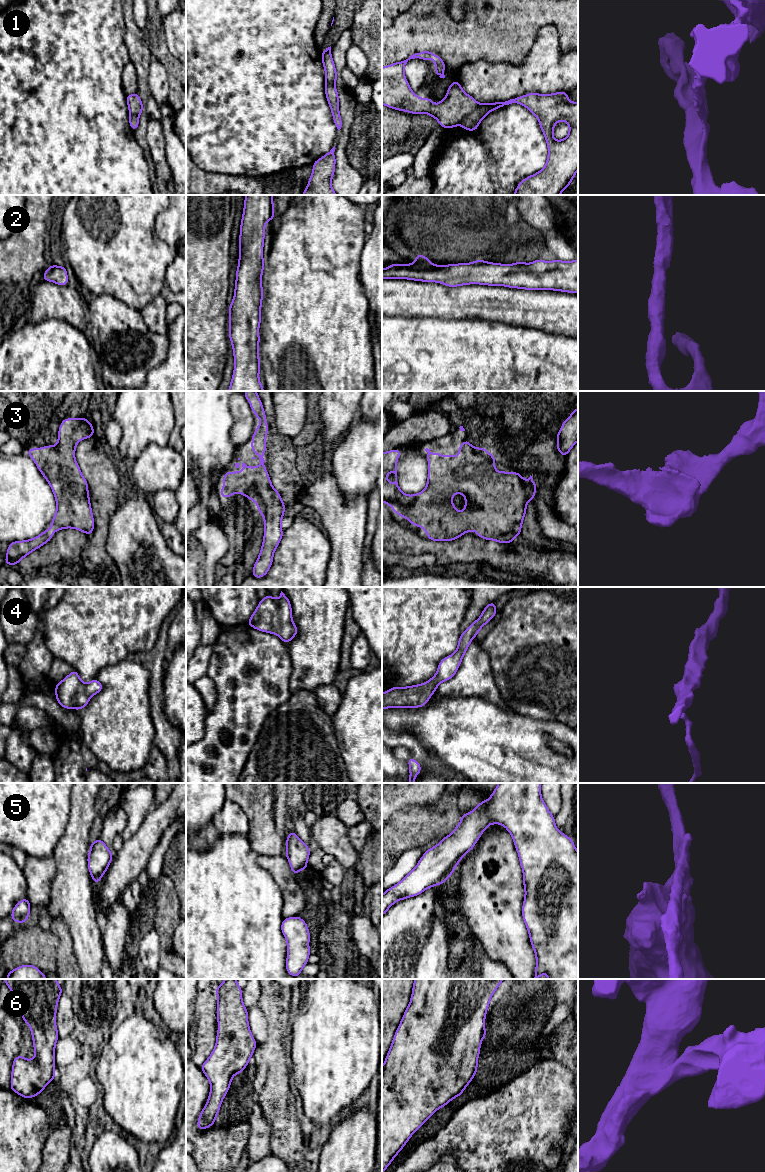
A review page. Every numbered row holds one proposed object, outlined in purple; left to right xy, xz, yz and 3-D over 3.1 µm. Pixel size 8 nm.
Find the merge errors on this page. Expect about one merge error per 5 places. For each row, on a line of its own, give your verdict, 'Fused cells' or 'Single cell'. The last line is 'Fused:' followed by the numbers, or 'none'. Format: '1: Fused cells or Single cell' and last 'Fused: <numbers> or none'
1: Fused cells
2: Single cell
3: Single cell
4: Single cell
5: Single cell
6: Single cell
Fused: 1

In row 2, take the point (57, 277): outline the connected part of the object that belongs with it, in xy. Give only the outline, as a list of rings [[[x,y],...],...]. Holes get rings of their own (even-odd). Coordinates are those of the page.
[[[50,265],[43,273],[43,280],[54,282],[61,286],[68,285],[68,274],[65,266]]]

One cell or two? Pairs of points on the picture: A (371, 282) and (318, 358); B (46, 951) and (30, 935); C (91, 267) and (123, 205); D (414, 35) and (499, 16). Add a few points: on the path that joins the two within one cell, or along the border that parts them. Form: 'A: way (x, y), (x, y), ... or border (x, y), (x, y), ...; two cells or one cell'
A: border (360, 268), (360, 282), (364, 289), (369, 311); two cells
B: way (42, 947), (34, 939); one cell
C: way (105, 251), (118, 236), (124, 224), (123, 221); one cell
D: way (435, 35), (478, 35); one cell

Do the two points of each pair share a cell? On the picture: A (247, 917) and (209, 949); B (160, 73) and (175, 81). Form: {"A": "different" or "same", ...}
{"A": "same", "B": "different"}

